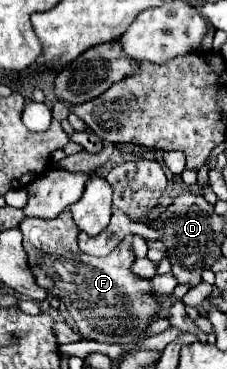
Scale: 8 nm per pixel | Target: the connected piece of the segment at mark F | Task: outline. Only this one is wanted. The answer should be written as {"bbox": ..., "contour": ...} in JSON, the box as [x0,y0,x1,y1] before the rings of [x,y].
{"bbox":[24,211,160,345],"contour":[[[62,211],[62,215],[54,219],[24,219],[24,251],[36,283],[66,305],[84,339],[118,345],[138,341],[160,305],[156,297],[150,295],[150,281],[140,279],[130,271],[130,265],[136,259],[130,249],[132,235],[126,235],[106,257],[82,253],[76,235],[78,227],[68,211]]]}

